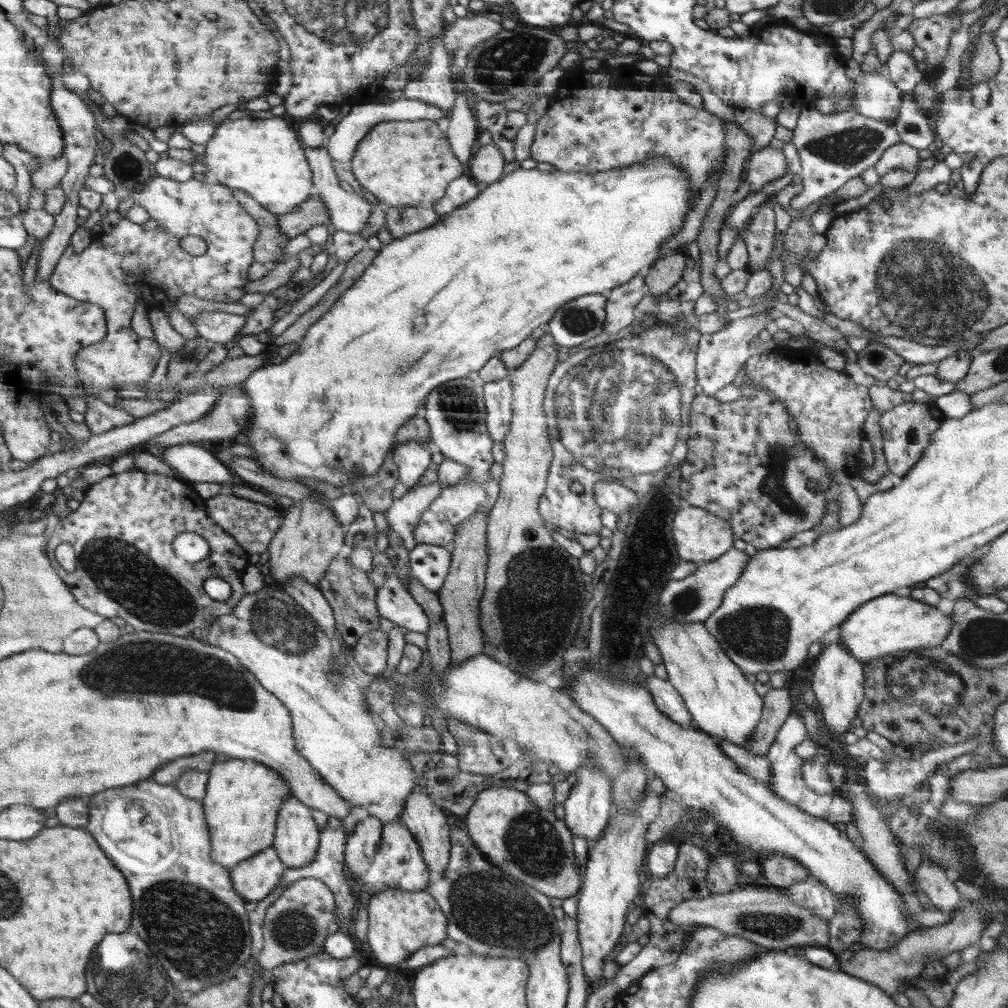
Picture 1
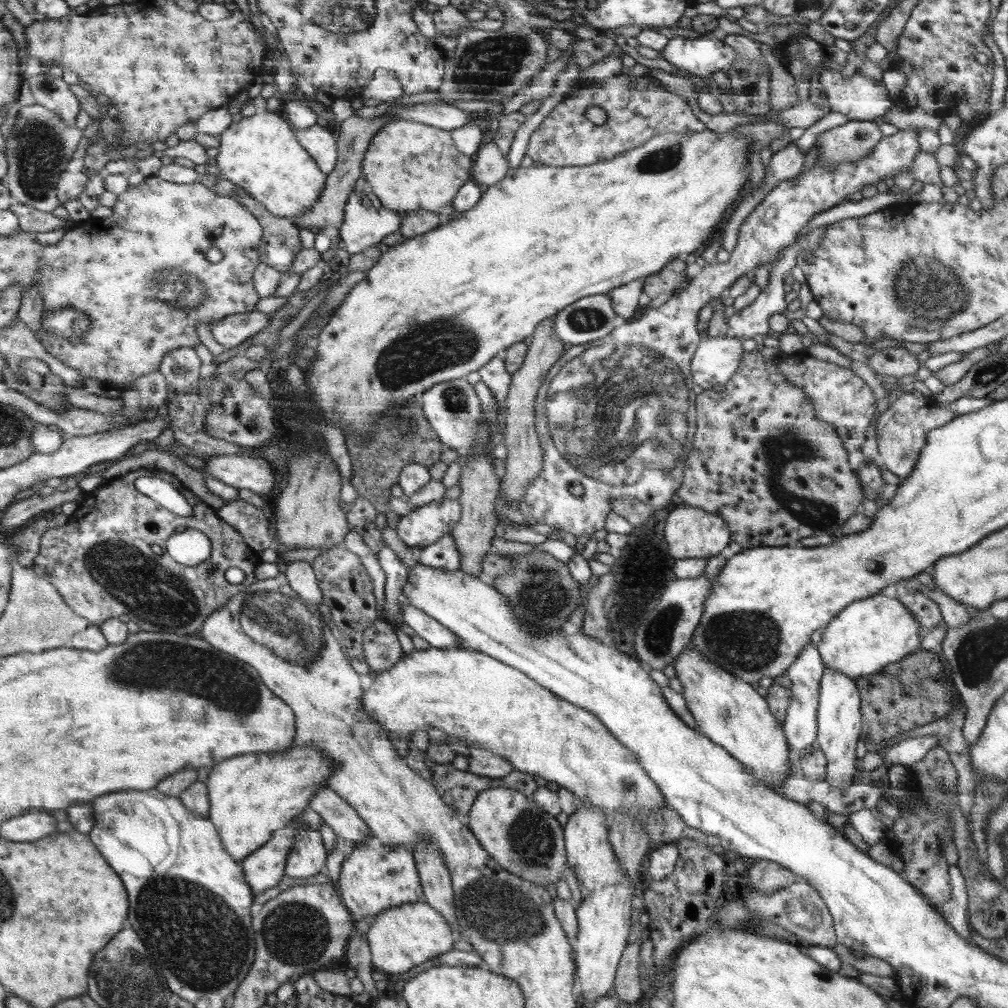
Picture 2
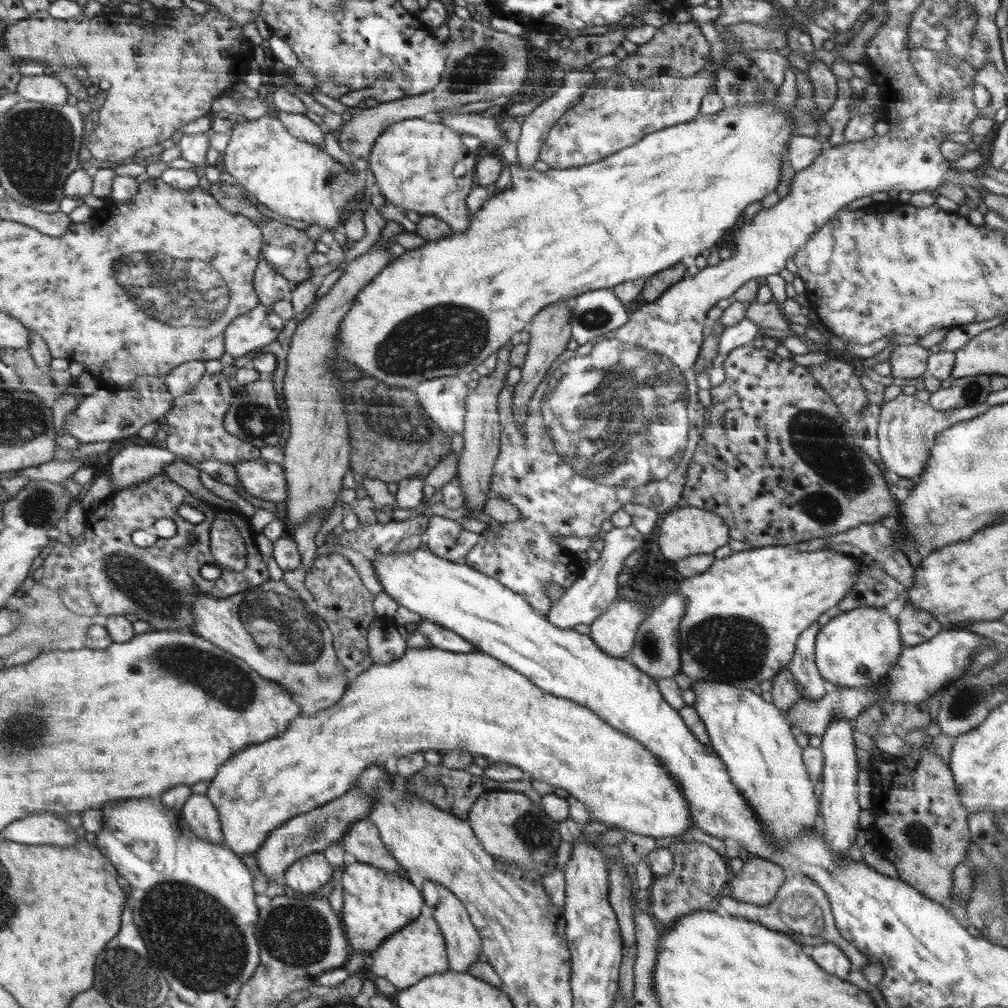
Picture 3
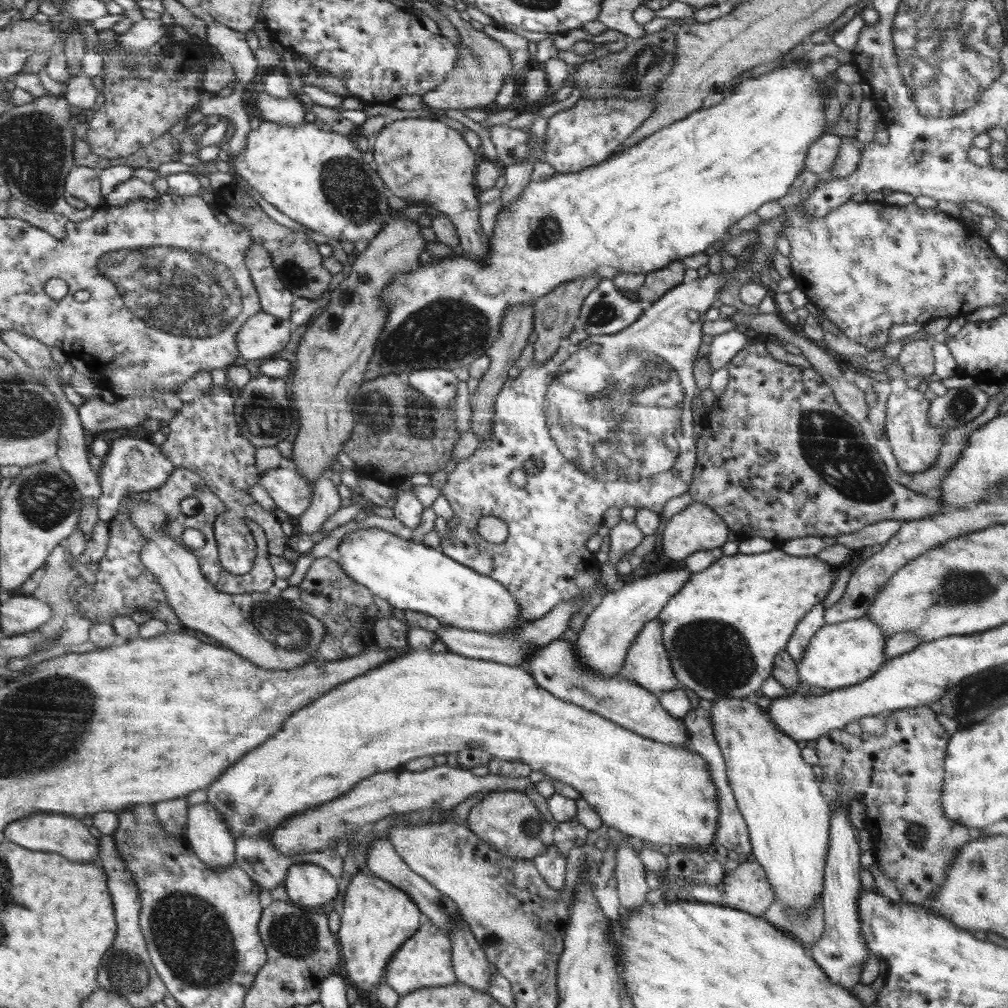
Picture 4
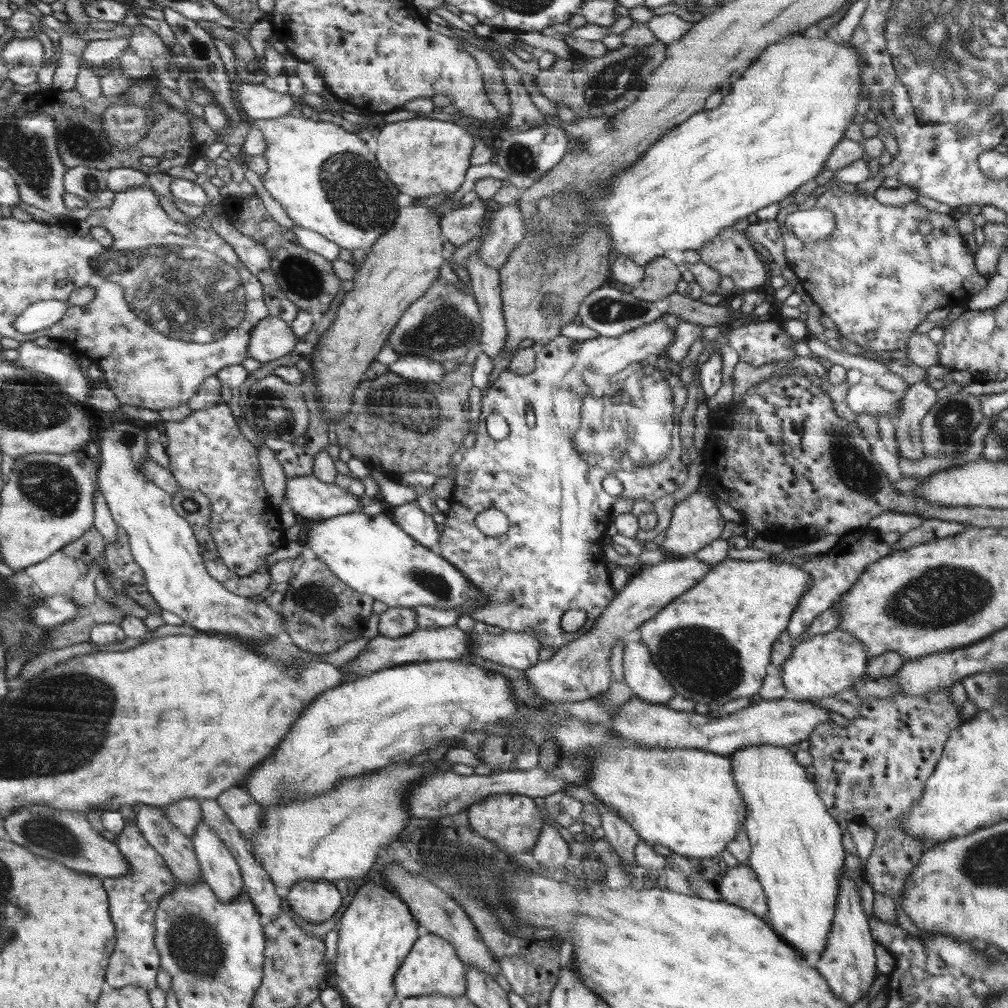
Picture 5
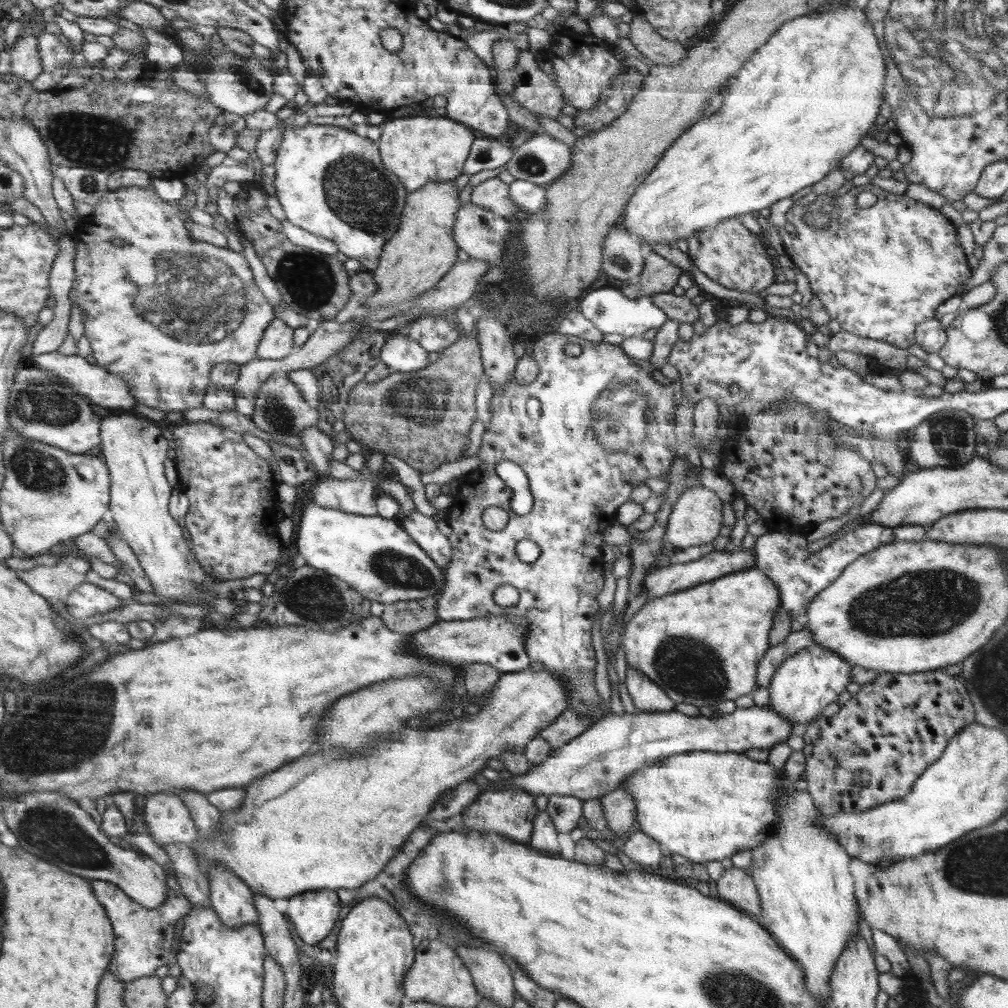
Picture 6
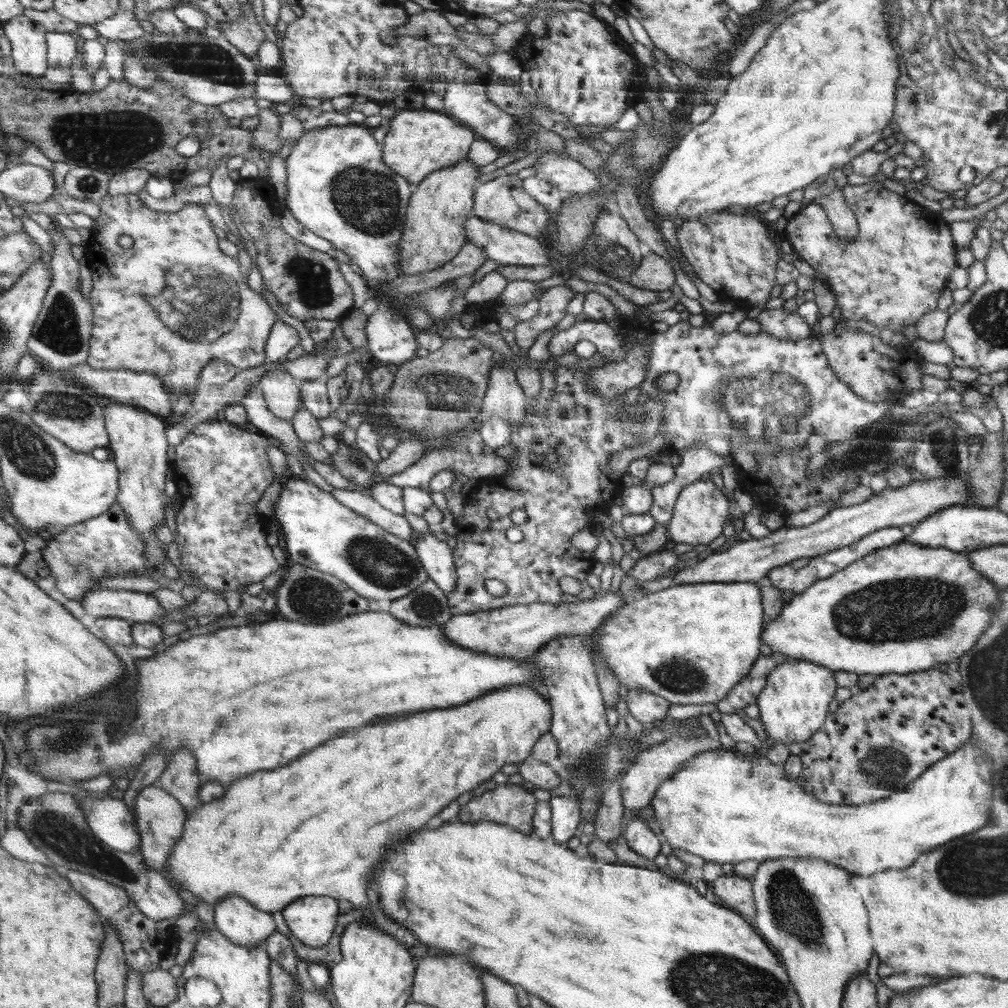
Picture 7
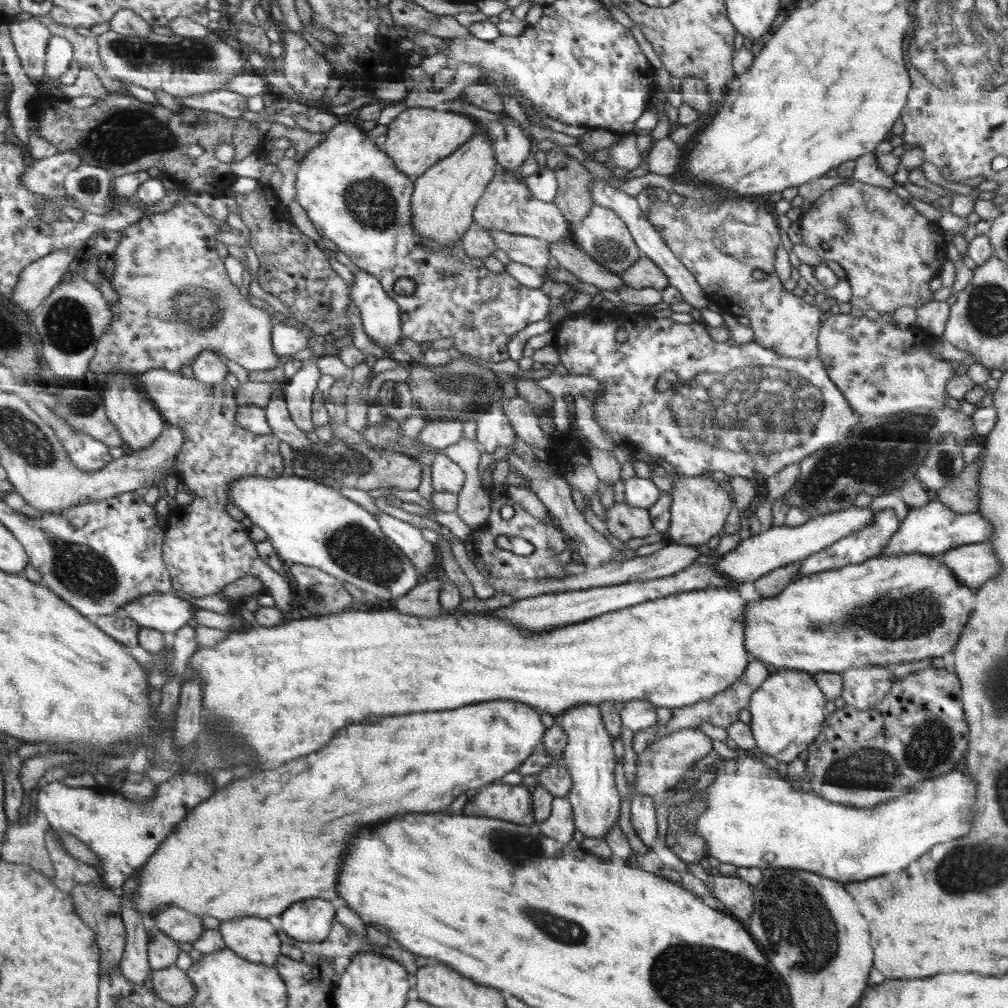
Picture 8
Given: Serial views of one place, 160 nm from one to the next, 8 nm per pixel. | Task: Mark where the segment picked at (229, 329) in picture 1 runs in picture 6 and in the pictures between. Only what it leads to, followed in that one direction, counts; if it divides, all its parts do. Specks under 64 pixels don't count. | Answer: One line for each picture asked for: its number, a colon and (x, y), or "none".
2: (230, 331)
3: (253, 331)
4: (265, 335)
5: (274, 338)
6: (278, 343)

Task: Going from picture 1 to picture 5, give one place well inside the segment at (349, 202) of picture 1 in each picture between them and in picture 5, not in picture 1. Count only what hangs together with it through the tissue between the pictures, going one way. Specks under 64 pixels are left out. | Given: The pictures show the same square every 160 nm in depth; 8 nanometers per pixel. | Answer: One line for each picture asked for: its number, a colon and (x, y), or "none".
2: (322, 144)
3: (303, 128)
4: (286, 111)
5: (257, 101)

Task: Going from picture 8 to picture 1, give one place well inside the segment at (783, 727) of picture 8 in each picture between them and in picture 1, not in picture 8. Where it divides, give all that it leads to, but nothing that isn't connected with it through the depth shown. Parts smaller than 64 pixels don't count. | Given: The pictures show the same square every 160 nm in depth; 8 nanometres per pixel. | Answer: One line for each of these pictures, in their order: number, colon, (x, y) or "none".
1: (889, 624)
2: (871, 633)
3: (854, 649)
4: (841, 655)
5: (824, 664)
6: (805, 683)
7: (793, 705)

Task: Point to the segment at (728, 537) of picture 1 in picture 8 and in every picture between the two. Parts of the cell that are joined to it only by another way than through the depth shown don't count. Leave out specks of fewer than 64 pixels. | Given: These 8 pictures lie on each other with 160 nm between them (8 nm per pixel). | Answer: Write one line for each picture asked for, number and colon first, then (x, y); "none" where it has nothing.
2: (690, 532)
3: (686, 531)
4: (696, 528)
5: (696, 522)
6: (696, 518)
7: (700, 513)
8: (699, 507)

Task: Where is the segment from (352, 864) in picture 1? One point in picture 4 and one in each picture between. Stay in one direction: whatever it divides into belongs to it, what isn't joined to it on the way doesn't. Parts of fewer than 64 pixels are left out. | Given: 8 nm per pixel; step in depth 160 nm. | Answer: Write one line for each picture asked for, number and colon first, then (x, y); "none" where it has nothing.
2: (373, 878)
3: (377, 903)
4: (377, 917)

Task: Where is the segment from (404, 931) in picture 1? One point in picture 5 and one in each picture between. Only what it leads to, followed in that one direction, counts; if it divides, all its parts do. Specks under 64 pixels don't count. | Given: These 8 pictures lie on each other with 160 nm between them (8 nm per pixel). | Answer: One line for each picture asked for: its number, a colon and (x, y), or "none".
2: (403, 937)
3: (419, 950)
4: (425, 961)
5: (434, 967)

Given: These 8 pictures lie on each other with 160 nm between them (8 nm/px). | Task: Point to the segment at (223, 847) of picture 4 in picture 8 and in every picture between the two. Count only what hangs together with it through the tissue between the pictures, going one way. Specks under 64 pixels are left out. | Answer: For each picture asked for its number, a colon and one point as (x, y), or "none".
5: (220, 870)
6: (232, 899)
7: (235, 917)
8: (254, 939)

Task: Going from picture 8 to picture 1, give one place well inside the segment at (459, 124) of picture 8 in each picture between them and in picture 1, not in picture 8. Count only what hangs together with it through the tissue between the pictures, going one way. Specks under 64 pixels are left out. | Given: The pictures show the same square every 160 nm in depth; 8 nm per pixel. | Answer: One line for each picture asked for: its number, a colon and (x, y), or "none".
1: (404, 163)
2: (410, 166)
3: (420, 166)
4: (421, 160)
5: (425, 156)
6: (419, 150)
7: (419, 141)

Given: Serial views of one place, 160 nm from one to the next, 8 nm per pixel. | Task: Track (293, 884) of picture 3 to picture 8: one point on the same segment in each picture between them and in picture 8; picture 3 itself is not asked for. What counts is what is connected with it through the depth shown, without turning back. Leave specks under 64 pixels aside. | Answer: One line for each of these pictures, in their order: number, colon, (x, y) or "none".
4: (307, 884)
5: (317, 900)
6: (314, 913)
7: (311, 919)
8: (309, 921)

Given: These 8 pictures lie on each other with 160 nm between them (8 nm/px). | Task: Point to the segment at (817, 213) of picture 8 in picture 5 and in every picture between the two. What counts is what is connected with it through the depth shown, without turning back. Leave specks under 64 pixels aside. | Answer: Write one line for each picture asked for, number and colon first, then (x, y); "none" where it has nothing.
5: (875, 272)
6: (881, 271)
7: (890, 275)

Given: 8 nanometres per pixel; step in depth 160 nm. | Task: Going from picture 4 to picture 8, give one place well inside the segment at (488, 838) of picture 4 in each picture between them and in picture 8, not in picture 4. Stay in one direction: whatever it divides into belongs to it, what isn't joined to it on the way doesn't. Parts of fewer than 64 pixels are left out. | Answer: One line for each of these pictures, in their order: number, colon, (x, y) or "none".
5: (511, 821)
6: (510, 813)
7: (508, 804)
8: (512, 803)

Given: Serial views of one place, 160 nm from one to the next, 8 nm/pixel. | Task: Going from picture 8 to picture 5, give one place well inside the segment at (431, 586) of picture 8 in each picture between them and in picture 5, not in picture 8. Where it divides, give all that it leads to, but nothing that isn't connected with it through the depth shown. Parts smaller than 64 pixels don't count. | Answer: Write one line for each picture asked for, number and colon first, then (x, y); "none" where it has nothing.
5: (396, 622)
6: (405, 616)
7: (426, 607)

